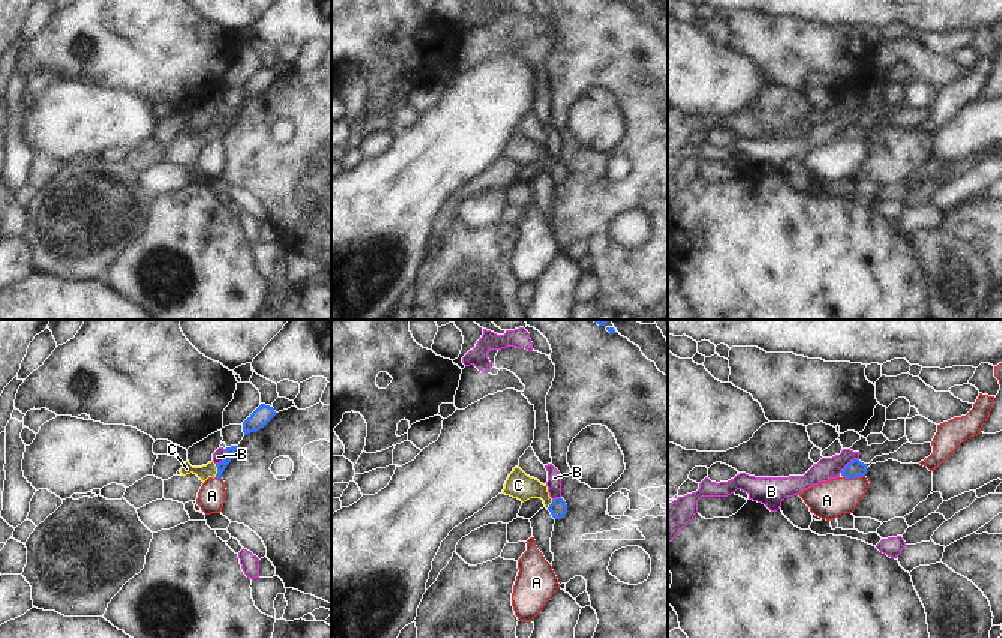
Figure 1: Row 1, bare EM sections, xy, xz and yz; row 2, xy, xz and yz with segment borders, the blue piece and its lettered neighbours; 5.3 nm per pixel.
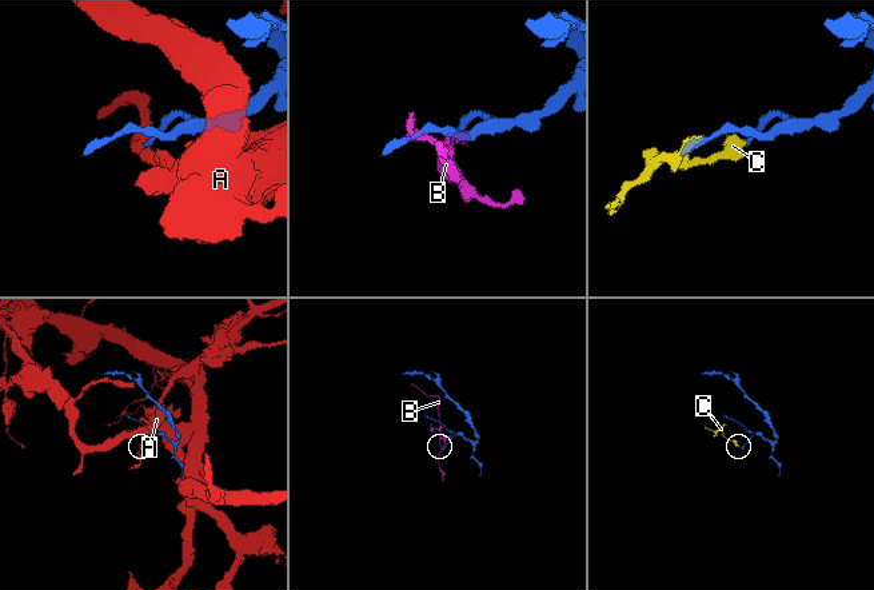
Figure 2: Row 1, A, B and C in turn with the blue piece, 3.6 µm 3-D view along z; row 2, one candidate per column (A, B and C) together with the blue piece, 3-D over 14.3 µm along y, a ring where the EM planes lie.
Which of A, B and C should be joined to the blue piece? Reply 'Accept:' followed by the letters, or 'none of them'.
Accept: C

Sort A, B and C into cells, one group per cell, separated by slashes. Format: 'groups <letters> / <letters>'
groups A / B / C

